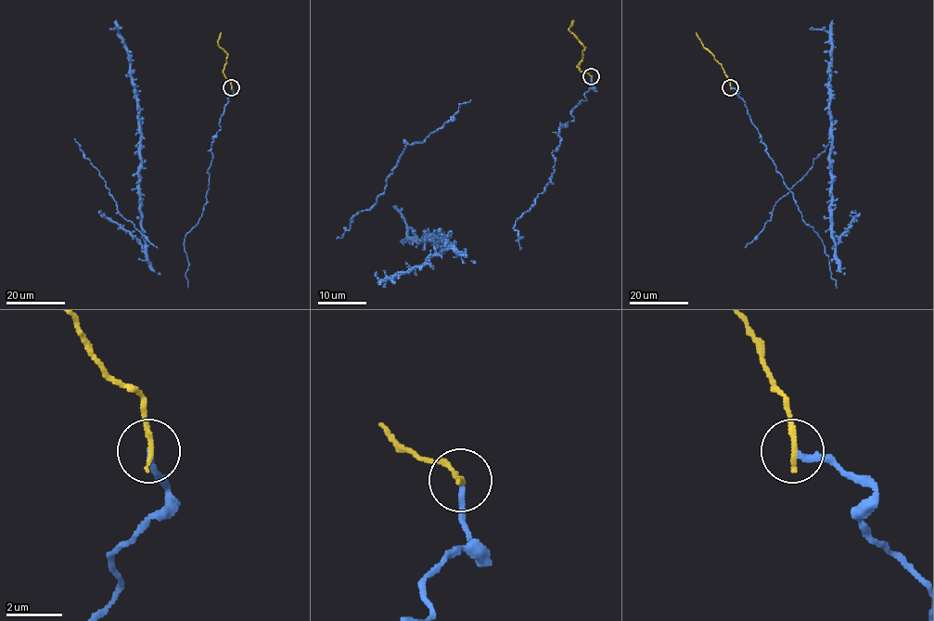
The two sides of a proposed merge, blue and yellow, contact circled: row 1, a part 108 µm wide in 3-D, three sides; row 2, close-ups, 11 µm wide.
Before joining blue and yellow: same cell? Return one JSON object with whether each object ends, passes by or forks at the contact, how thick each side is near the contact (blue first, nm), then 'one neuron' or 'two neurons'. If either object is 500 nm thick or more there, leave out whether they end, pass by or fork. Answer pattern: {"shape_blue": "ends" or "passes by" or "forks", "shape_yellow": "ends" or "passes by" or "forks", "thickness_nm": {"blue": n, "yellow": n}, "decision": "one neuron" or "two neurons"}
{"shape_blue": "ends", "shape_yellow": "ends", "thickness_nm": {"blue": 200, "yellow": 200}, "decision": "one neuron"}

